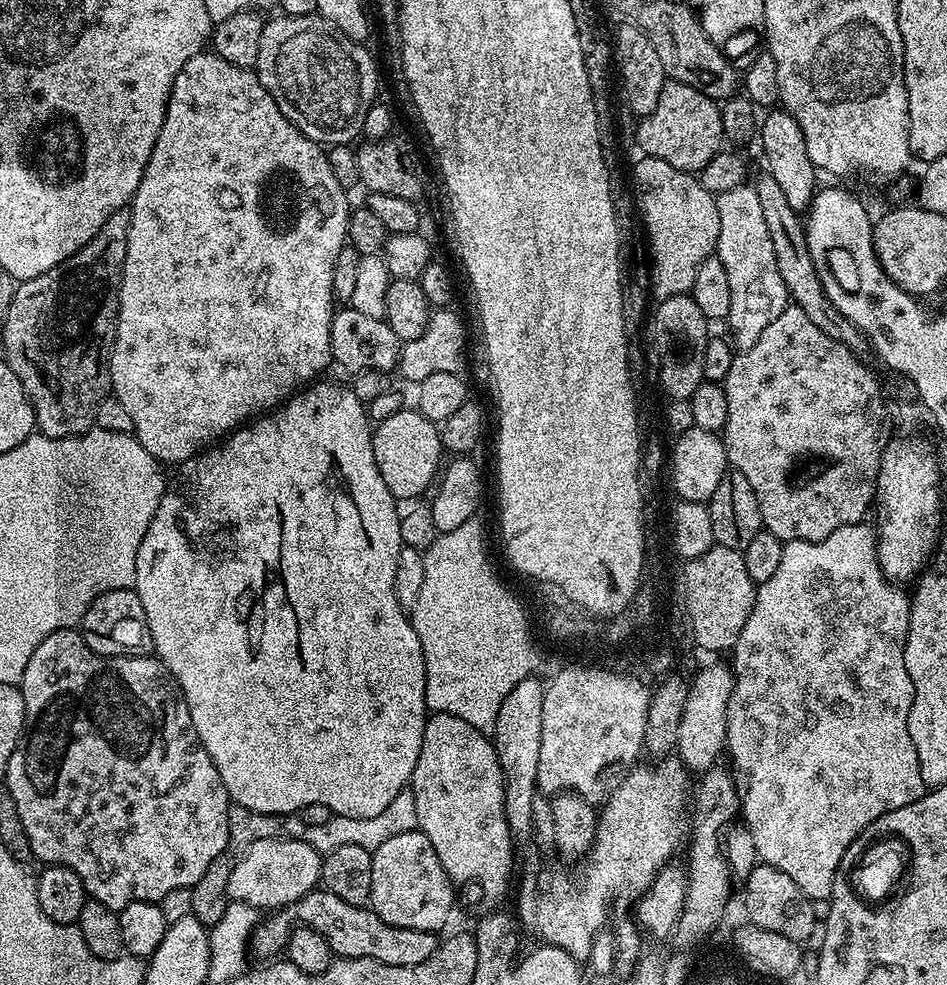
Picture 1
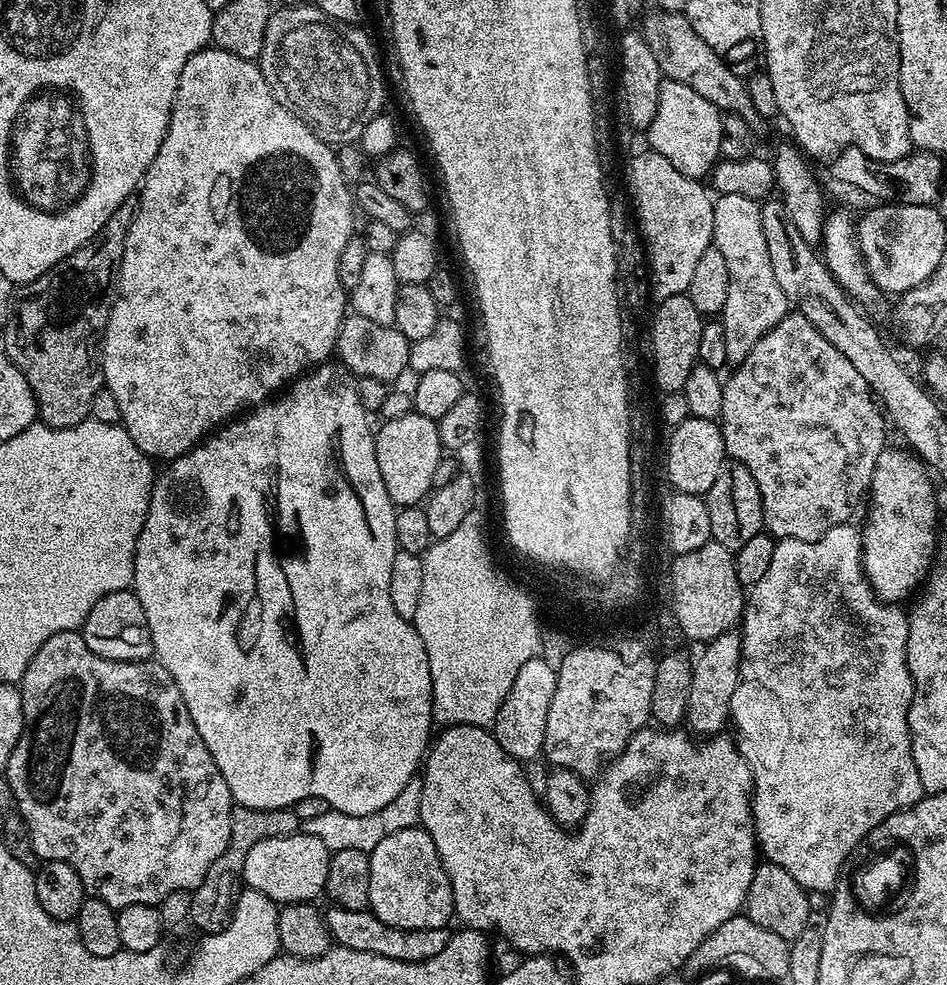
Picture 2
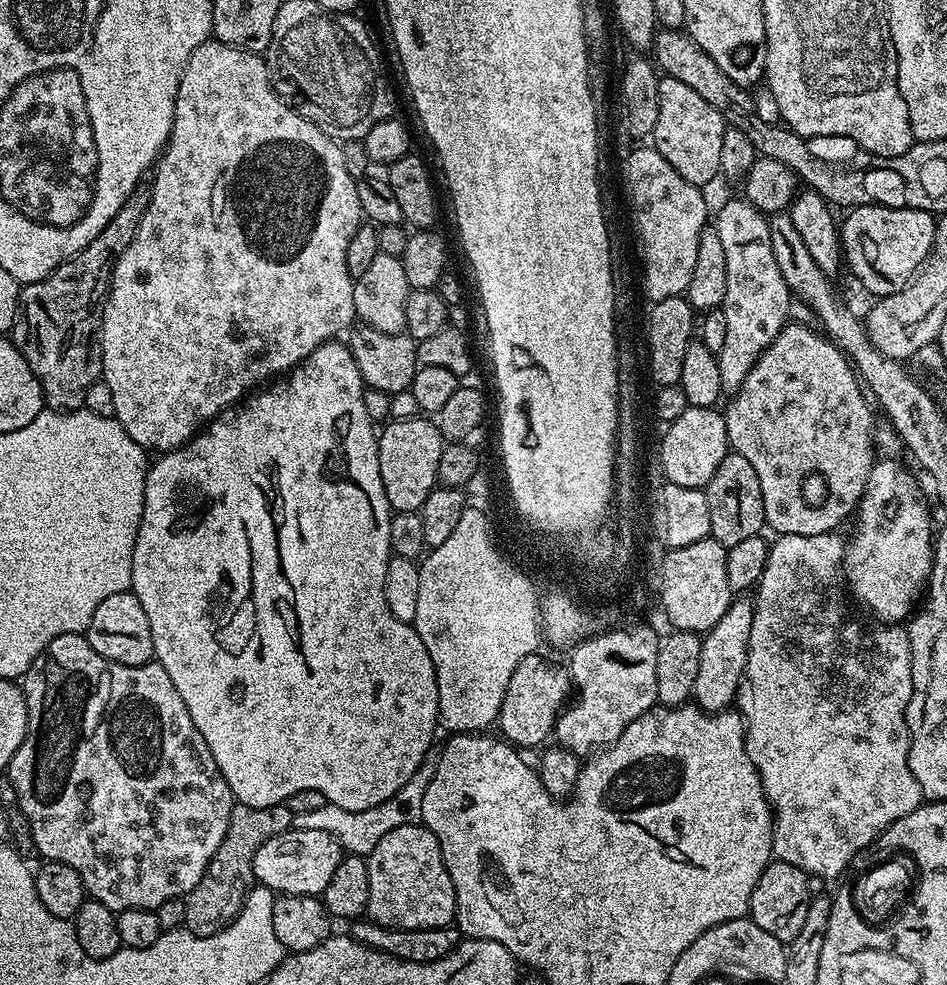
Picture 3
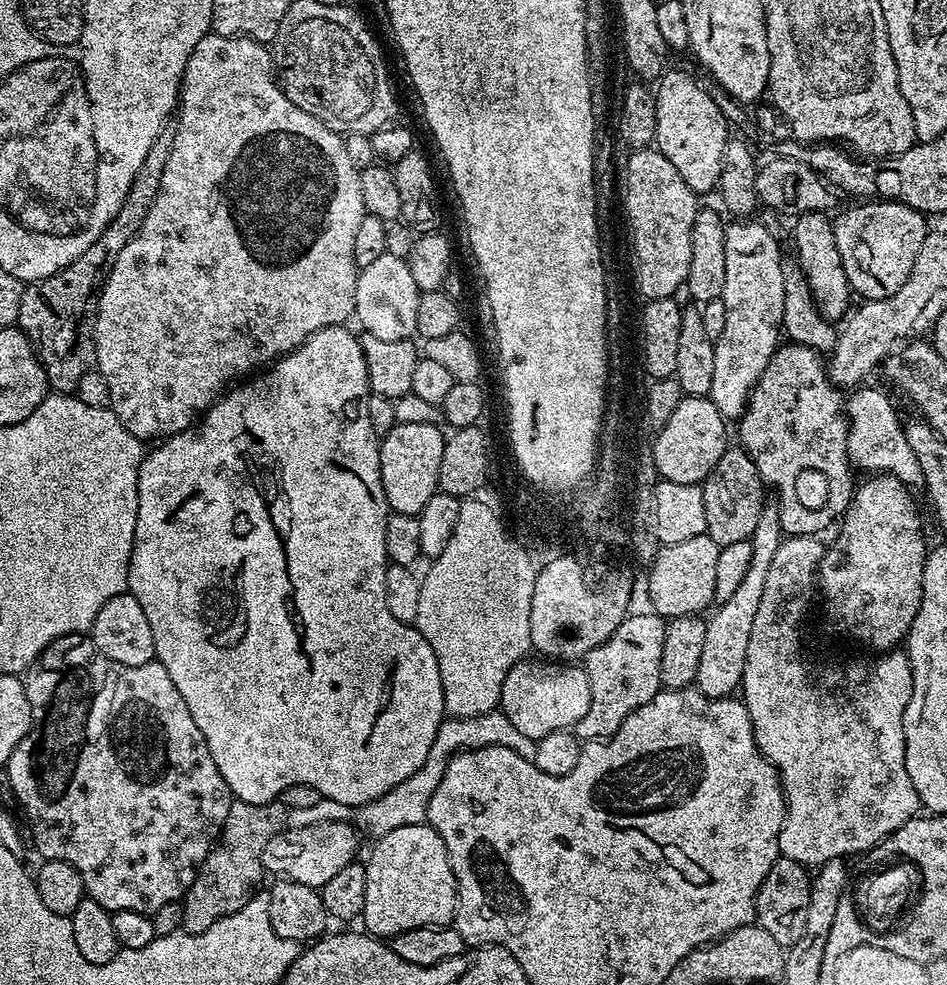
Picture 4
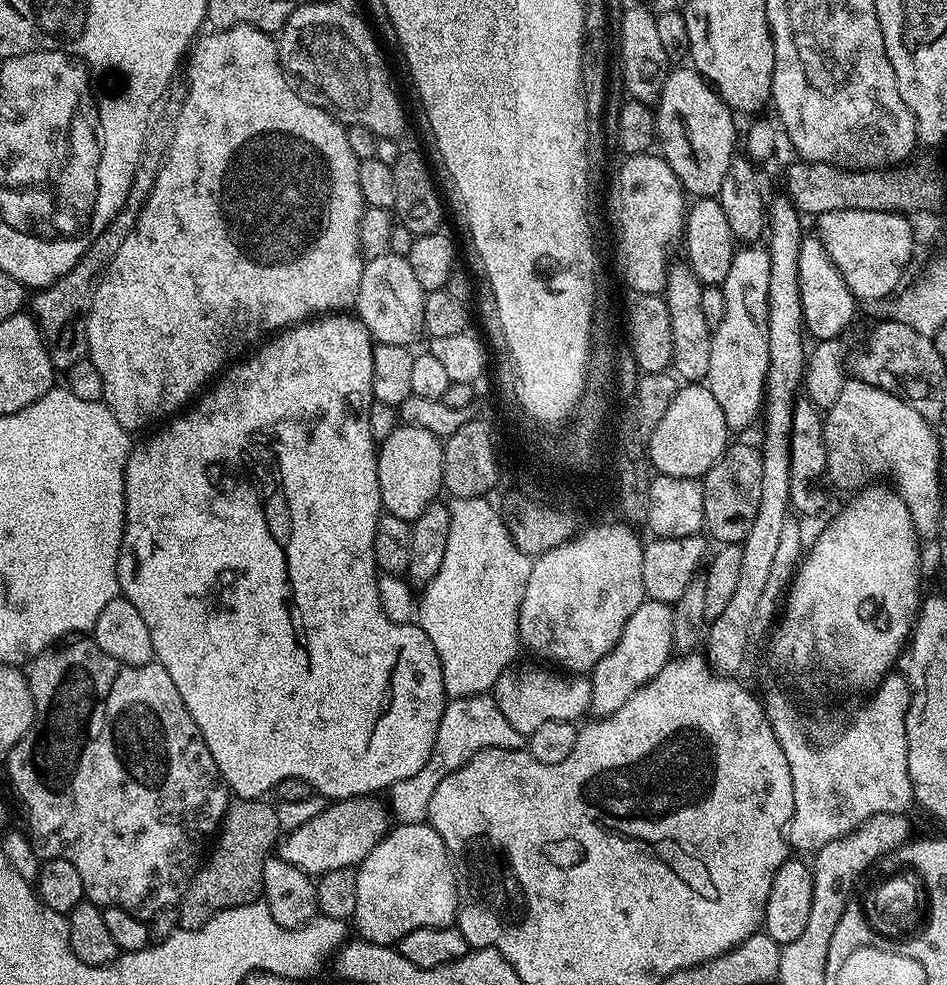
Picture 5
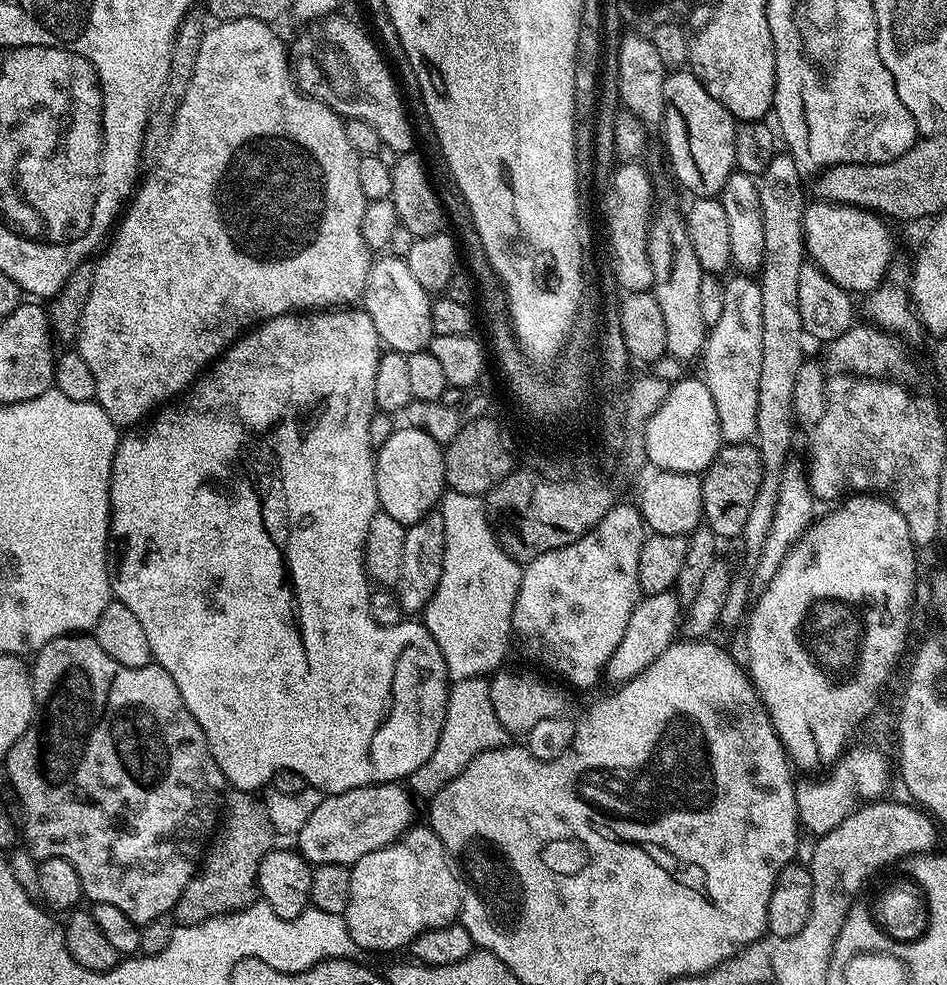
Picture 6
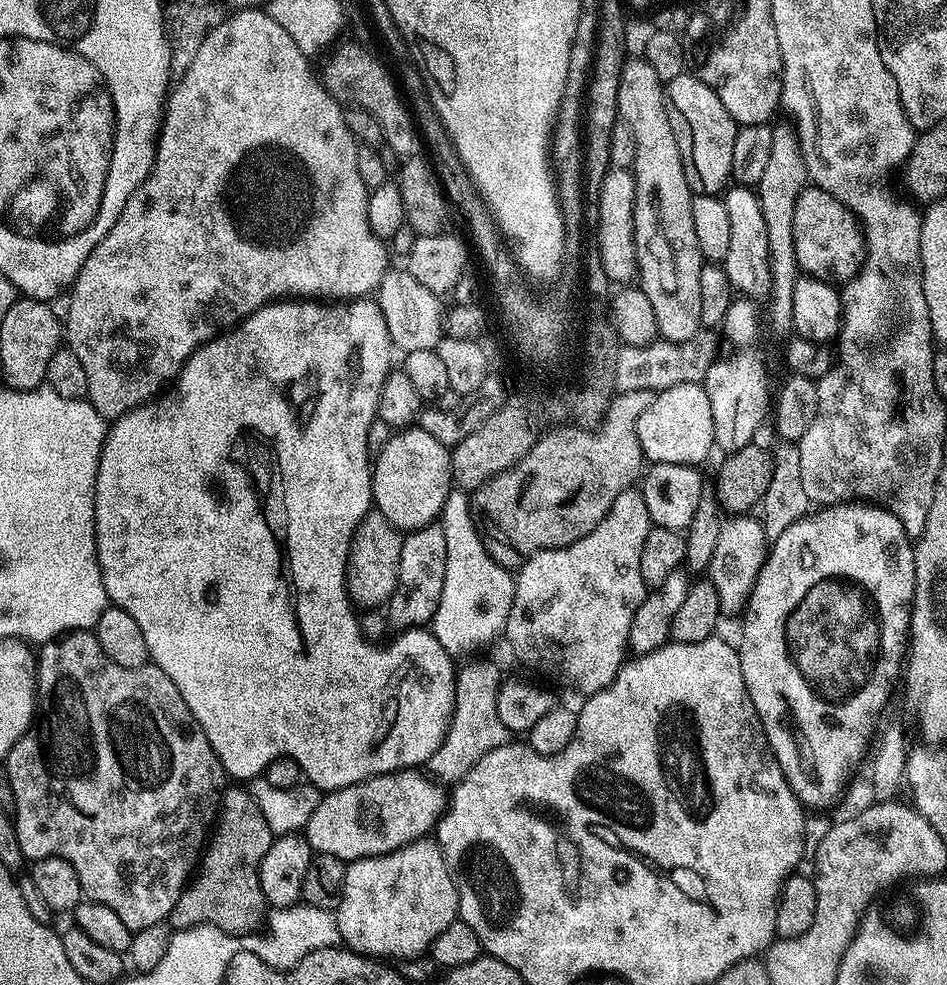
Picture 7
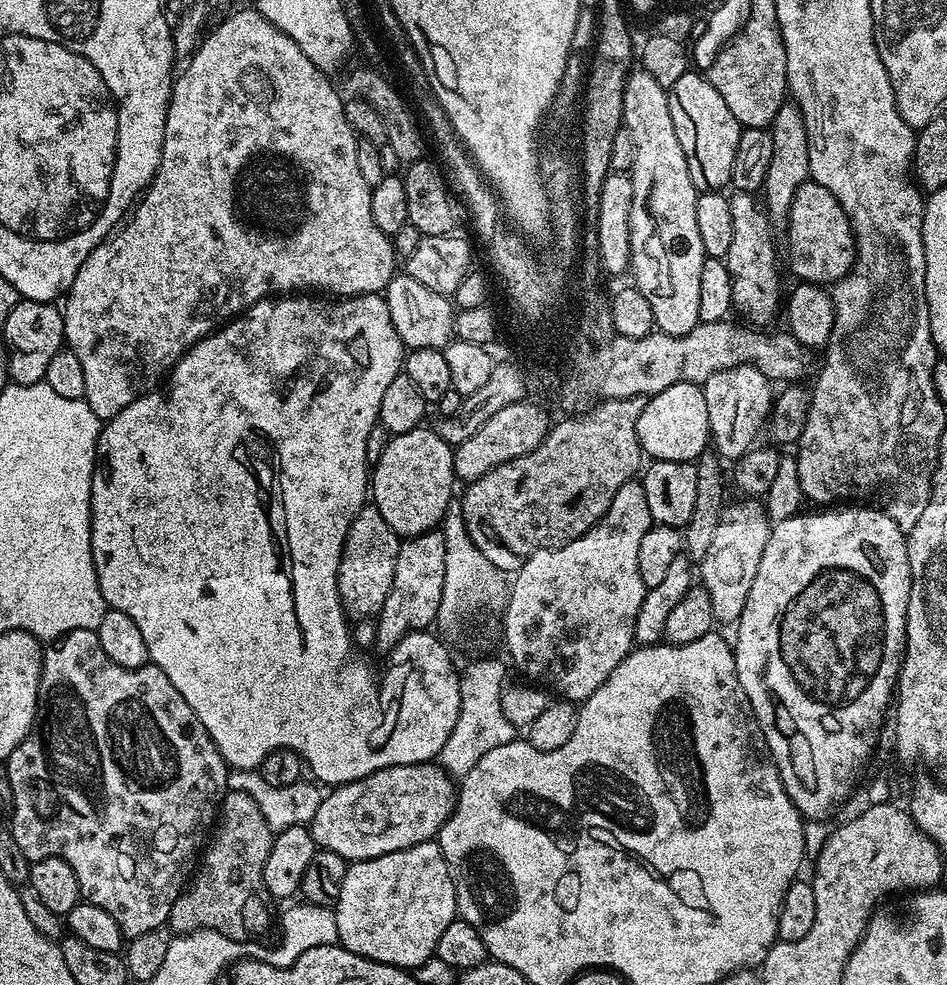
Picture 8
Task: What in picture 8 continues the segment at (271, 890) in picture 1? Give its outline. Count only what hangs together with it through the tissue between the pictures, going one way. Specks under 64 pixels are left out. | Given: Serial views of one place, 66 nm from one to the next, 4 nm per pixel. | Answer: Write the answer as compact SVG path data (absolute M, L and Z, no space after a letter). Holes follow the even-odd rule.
M439 763L407 764L376 768L372 773L361 775L359 780L333 787L318 806L310 831L317 849L333 852L349 862L378 858L394 850L406 850L427 840L436 840L442 826L456 809L457 785Z

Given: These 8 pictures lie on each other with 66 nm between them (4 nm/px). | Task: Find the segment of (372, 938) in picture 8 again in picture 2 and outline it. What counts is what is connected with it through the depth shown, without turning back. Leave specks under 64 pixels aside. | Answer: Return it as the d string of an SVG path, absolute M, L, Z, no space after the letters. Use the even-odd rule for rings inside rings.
M422 826L398 830L398 834L390 834L390 838L382 838L378 846L368 853L370 862L370 898L368 908L386 926L398 926L406 930L422 930L423 928L442 928L454 916L452 906L452 887L448 881L446 870L440 861L438 850L434 846L434 838Z

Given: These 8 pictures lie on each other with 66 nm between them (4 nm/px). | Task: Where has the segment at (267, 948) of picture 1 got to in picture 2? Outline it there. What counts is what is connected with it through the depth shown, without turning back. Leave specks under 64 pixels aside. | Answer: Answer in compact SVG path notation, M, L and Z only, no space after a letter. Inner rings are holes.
M335 906L329 909L326 912L328 928L339 947L366 950L366 954L382 954L382 958L398 958L398 962L426 962L426 958L434 958L434 954L446 950L450 935L447 927L406 930L398 926L386 926L386 922L379 920L371 910L346 910Z

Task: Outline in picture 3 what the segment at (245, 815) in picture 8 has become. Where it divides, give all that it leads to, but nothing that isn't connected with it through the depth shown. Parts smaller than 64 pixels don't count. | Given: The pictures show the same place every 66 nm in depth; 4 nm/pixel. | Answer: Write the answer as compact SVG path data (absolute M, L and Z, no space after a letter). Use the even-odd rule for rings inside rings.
M281 802L274 806L246 806L233 803L230 814L230 826L226 826L226 838L222 838L222 846L210 858L198 886L190 890L184 905L183 927L196 936L213 936L228 925L244 907L244 900L254 886L254 854L258 854L258 846L262 842L270 842L278 834L287 832L292 827L293 814L287 803Z

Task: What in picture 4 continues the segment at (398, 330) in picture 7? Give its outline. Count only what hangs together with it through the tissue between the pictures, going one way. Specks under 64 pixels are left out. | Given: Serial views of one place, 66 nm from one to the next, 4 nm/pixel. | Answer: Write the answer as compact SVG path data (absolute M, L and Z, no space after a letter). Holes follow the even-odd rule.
M384 252L371 266L359 269L354 290L355 323L360 323L367 335L382 338L385 342L412 340L416 336L420 294L420 287L410 275L408 261Z

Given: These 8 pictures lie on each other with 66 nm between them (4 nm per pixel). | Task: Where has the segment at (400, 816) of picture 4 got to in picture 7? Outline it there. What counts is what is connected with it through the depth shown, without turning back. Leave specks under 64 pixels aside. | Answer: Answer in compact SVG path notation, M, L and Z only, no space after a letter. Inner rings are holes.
M473 659L471 662L468 662L468 663L473 662L473 664L468 664L468 665L465 666L465 668L461 667L459 669L459 671L457 671L457 674L456 674L456 693L454 694L454 710L452 711L452 721L450 722L450 726L446 730L446 738L442 742L442 746L438 746L438 750L434 750L434 754L430 754L430 758L428 759L428 763L426 765L427 775L429 777L431 777L432 780L434 780L437 784L439 784L441 786L455 786L455 784L459 780L461 780L462 778L466 778L466 774L470 774L470 770L475 766L475 764L477 764L479 762L479 760L481 758L483 758L483 756L485 756L486 754L490 754L490 750L498 750L498 746L502 746L503 744L509 743L509 740L510 740L510 731L506 728L506 726L504 726L502 724L502 720L498 716L498 692L499 692L500 684L501 684L501 681L502 681L502 674L500 674L500 668L496 664L491 664L491 662L488 661L488 660L476 660L476 661L475 660L476 659Z

